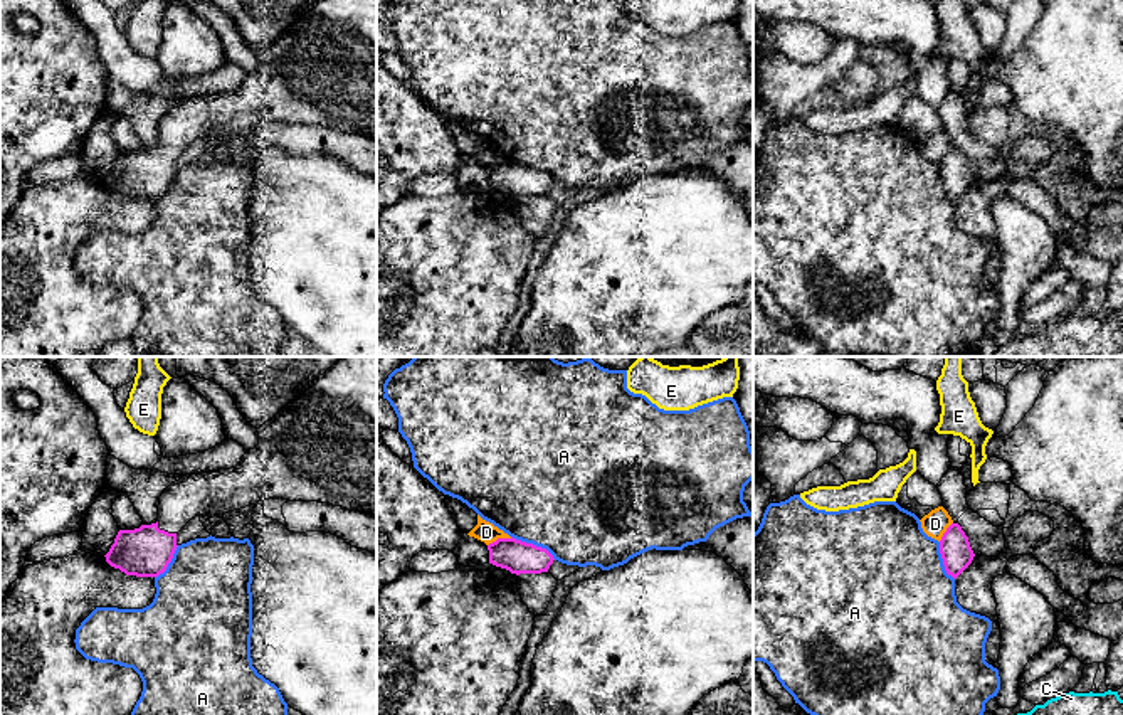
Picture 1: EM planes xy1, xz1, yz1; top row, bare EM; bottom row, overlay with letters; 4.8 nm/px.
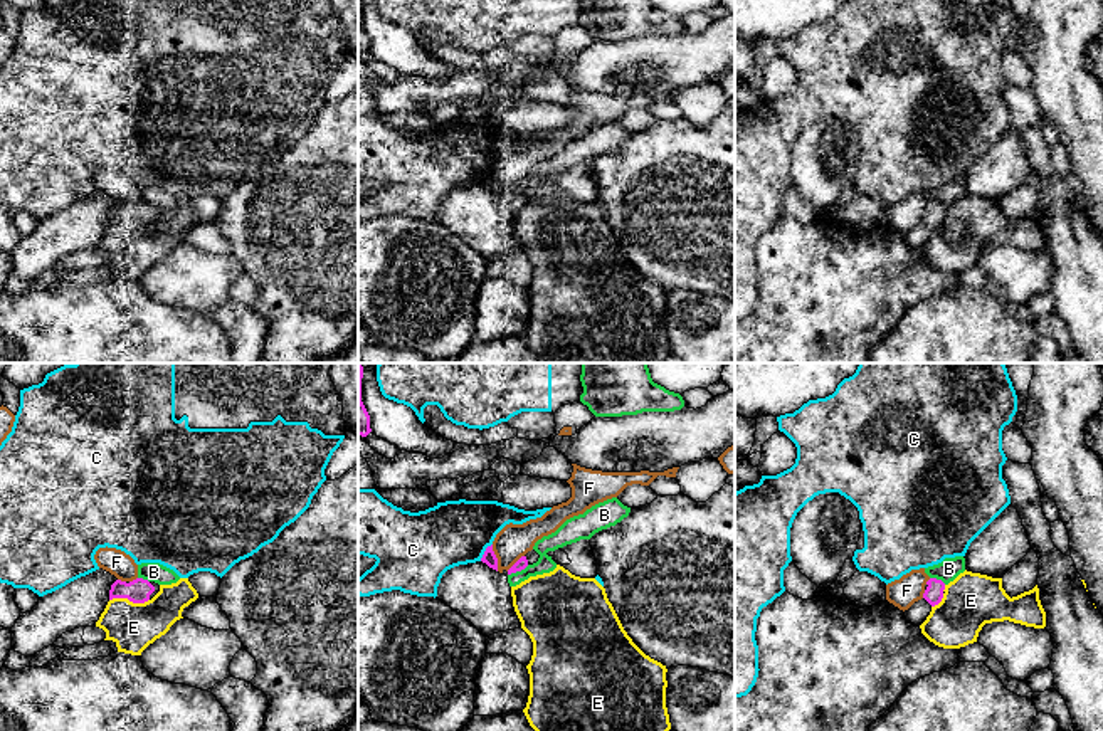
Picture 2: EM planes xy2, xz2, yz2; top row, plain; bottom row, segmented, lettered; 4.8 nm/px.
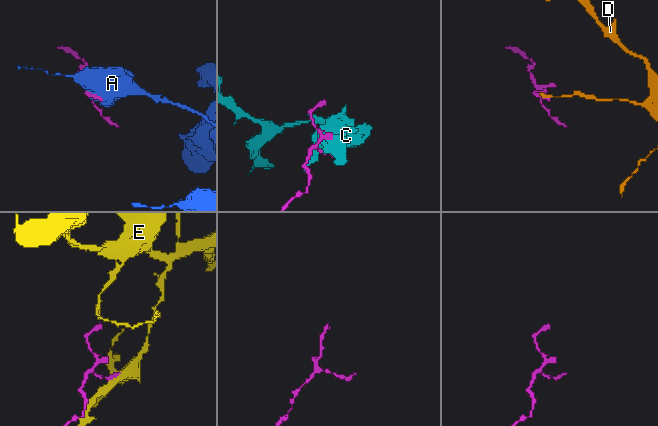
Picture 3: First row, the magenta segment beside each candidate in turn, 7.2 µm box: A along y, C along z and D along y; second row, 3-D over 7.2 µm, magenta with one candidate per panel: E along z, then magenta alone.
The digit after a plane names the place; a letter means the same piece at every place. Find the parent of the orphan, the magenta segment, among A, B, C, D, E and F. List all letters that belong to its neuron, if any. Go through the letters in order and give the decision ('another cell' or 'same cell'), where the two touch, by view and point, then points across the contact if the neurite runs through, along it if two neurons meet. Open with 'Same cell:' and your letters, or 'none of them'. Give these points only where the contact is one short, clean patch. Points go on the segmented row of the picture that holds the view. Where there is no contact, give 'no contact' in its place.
Same cell: none of them
A: another cell; contact xz1 (532, 544)
B: another cell; contact xz2 (518, 570)
C: another cell; contact xz2 (485, 552)
D: another cell; contact xz1 (500, 539); border xz1 (511, 537), (498, 537), (488, 545)
E: another cell; contact xy2 (130, 600)
F: another cell; contact xz2 (496, 558)

